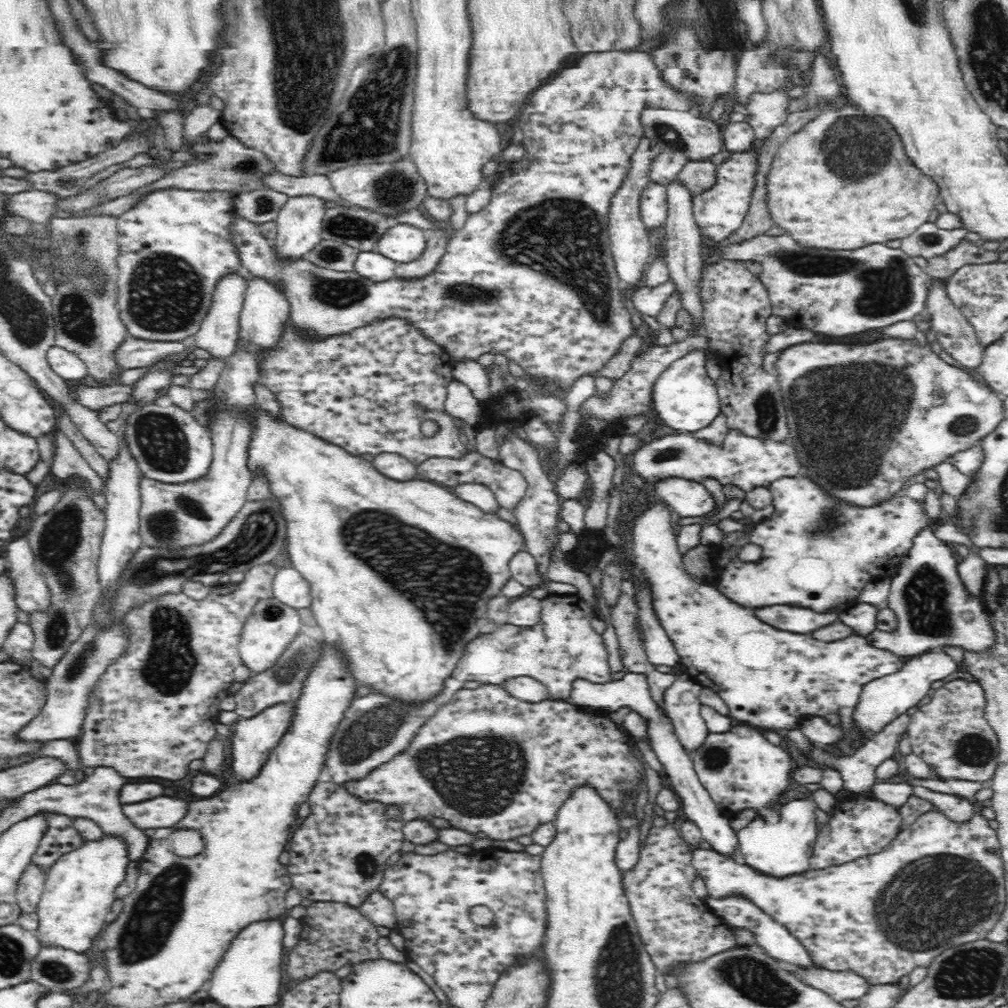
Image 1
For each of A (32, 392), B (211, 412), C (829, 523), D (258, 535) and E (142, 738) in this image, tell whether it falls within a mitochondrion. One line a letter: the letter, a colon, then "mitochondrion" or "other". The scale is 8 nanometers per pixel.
A: other
B: other
C: mitochondrion
D: mitochondrion
E: other

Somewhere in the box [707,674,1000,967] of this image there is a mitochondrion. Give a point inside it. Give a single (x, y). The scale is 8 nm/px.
(974, 750)

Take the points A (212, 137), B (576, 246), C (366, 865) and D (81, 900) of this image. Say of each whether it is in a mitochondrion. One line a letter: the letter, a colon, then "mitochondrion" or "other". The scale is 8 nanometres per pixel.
A: other
B: mitochondrion
C: mitochondrion
D: other

